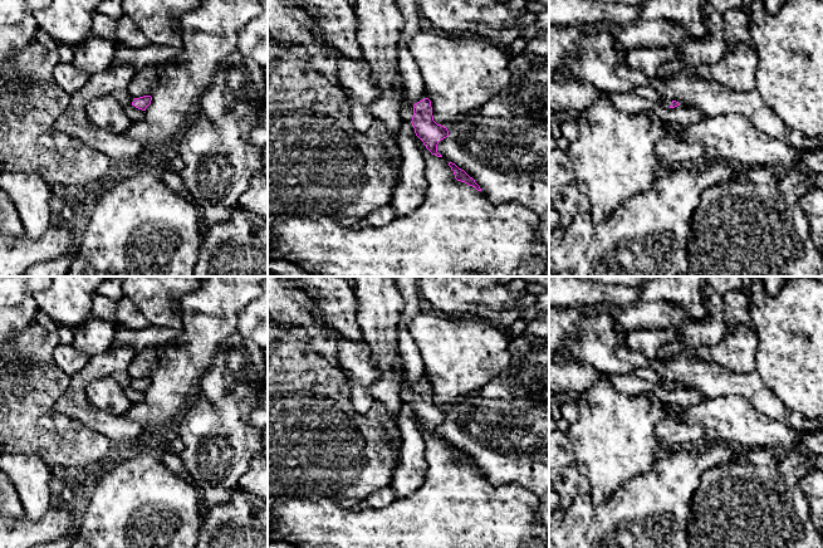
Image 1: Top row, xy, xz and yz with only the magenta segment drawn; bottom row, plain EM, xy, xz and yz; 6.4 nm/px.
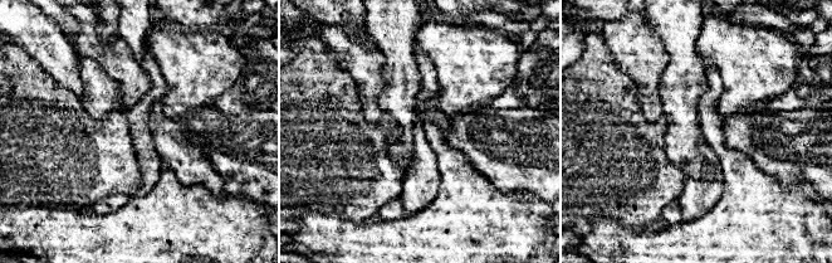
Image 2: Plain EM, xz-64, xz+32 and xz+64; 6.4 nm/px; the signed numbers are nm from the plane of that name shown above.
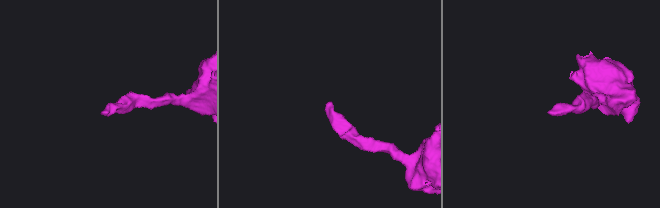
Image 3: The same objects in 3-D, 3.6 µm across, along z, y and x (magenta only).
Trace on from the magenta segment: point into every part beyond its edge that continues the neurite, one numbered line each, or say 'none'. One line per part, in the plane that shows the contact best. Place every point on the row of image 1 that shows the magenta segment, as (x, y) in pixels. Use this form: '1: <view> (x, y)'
1: xz (407, 108)

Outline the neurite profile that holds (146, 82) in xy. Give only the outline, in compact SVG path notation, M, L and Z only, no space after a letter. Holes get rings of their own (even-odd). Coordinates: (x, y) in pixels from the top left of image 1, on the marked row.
M147 65L141 72L137 72L128 85L126 87L128 93L133 98L143 96L153 96L160 87L160 69L155 65Z

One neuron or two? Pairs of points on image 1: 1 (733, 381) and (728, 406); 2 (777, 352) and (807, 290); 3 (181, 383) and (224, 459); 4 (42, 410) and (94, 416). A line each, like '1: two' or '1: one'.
1: two
2: one
3: two
4: two

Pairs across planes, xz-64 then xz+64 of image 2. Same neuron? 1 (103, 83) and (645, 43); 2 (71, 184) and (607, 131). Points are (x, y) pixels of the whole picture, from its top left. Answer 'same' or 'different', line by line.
1: same
2: same

